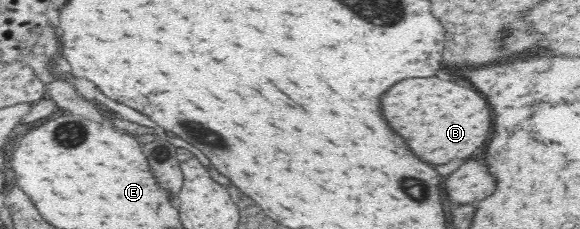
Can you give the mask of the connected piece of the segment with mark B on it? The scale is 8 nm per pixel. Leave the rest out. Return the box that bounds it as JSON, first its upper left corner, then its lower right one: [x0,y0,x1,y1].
[382,78,492,164]

